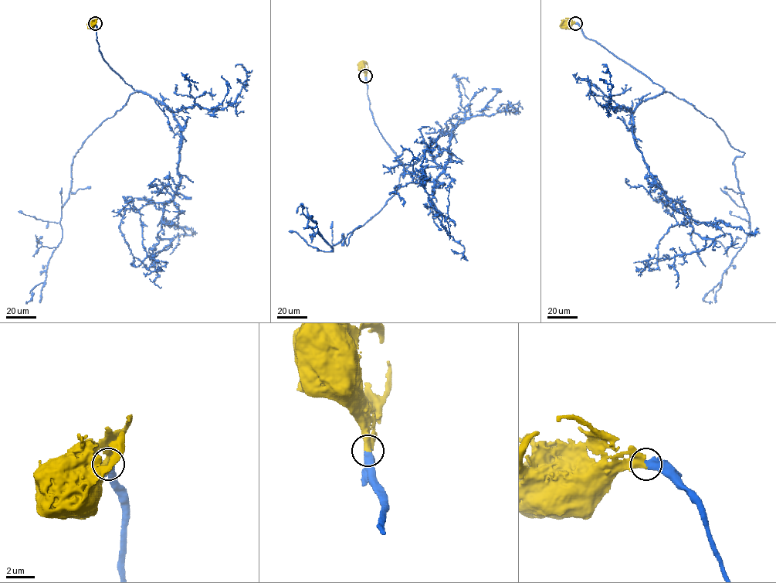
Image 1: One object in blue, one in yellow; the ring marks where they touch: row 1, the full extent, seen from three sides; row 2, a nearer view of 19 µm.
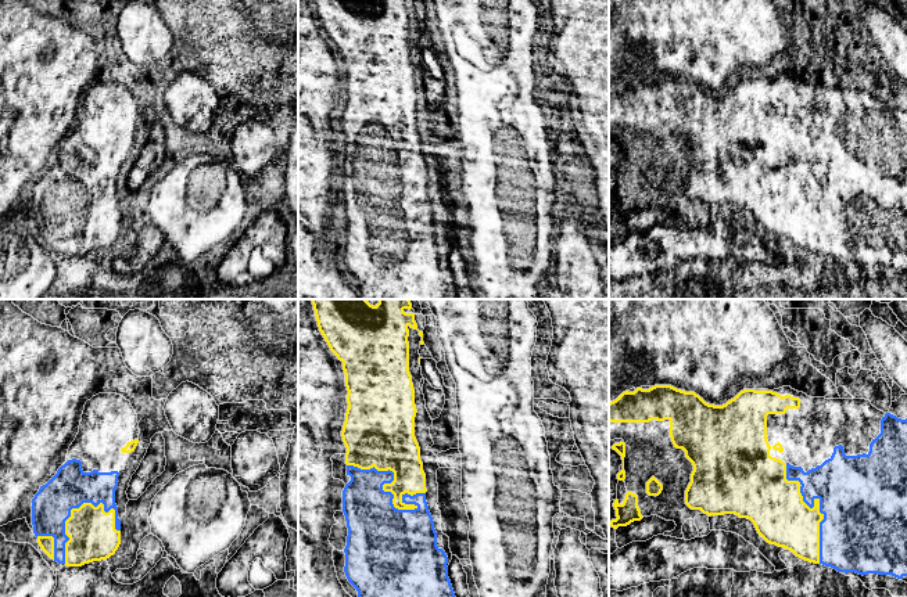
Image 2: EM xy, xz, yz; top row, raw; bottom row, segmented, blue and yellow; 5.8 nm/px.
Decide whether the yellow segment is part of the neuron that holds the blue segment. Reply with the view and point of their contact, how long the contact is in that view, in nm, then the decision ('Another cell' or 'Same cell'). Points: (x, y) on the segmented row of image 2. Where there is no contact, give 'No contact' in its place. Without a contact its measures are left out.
Touches blue at xz (391, 493). Shared border 480 nm. Same cell

